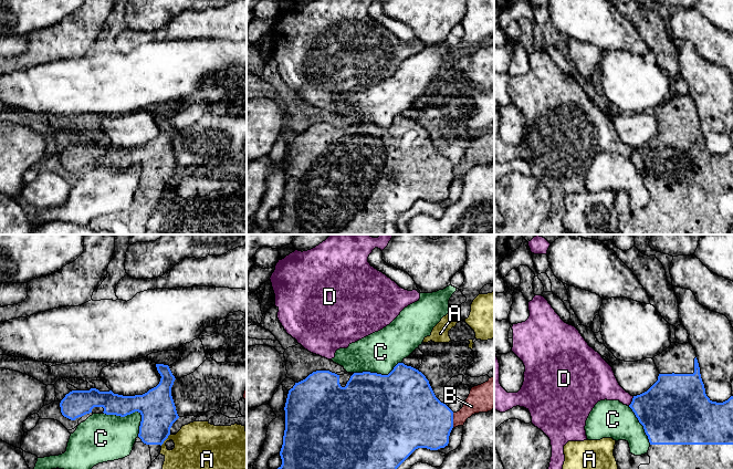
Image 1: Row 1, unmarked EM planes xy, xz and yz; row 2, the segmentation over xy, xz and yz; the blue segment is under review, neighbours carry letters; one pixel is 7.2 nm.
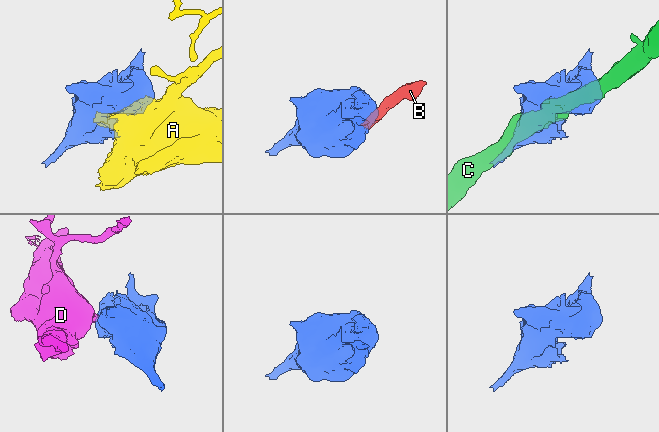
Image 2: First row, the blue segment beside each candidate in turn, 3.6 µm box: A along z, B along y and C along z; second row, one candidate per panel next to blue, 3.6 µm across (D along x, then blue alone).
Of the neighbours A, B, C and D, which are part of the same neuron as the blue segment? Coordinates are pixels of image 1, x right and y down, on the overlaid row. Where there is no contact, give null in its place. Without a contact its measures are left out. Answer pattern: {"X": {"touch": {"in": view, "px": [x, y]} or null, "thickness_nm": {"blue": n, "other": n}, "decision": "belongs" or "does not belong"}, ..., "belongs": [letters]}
{"A": {"touch": {"in": "xy", "px": [166, 438]}, "thickness_nm": {"blue": 260, "other": 340}, "decision": "does not belong"}, "B": {"touch": {"in": "xz", "px": [452, 420]}, "thickness_nm": {"blue": 420, "other": 180}, "decision": "does not belong"}, "C": {"touch": {"in": "xy", "px": [133, 412]}, "thickness_nm": {"blue": 260, "other": 340}, "decision": "does not belong"}, "D": {"touch": {"in": "yz", "px": [632, 400]}, "thickness_nm": {"blue": 400, "other": 220}, "decision": "does not belong"}, "belongs": []}

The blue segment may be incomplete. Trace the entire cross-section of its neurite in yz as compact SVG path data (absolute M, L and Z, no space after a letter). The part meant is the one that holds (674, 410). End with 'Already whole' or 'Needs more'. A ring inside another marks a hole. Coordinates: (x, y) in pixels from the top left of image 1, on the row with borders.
M671 343L671 345L661 354L652 358L659 371L658 381L645 393L633 396L629 407L635 413L639 423L643 426L648 436L650 447L647 454L635 456L630 452L629 444L626 440L616 441L614 456L616 458L618 469L733 469L733 396L723 403L712 402L705 394L704 384L701 378L700 367L697 359L697 353L690 343Z. Needs more

